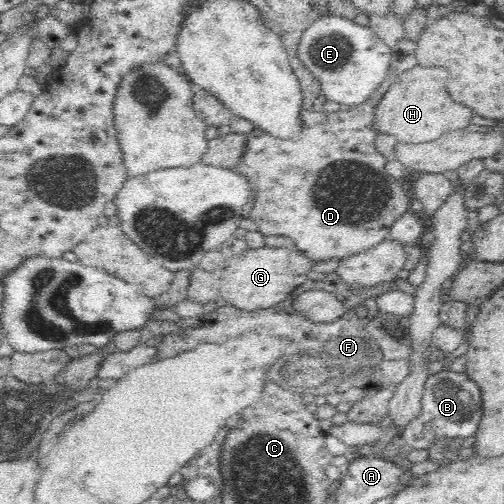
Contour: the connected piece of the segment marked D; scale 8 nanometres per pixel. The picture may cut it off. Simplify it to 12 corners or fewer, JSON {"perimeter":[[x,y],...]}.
{"perimeter":[[375,106],[260,127],[235,168],[250,218],[313,262],[388,239],[411,200]]}

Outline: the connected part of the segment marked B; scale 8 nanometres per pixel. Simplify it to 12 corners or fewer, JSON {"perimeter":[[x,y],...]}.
{"perimeter":[[468,373],[429,375],[420,414],[401,444],[427,449],[468,438],[482,418],[482,395]]}

